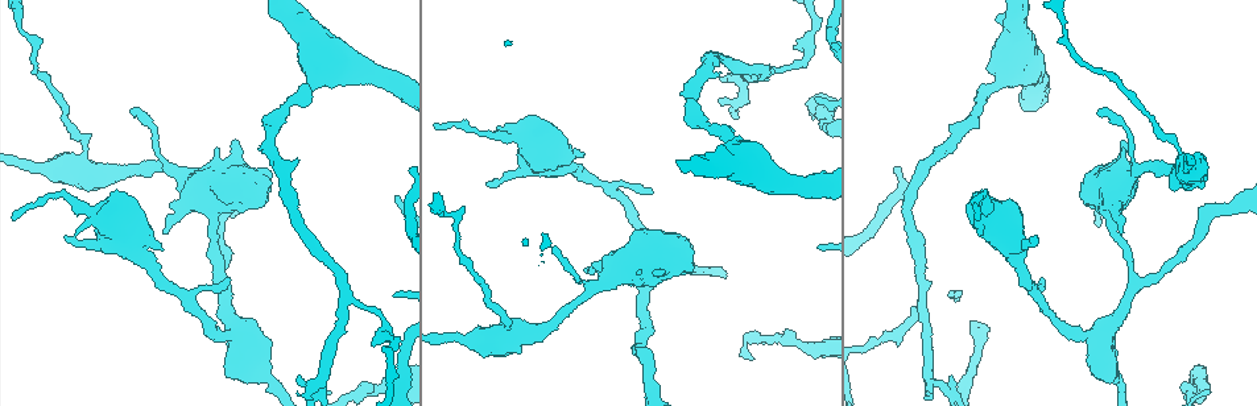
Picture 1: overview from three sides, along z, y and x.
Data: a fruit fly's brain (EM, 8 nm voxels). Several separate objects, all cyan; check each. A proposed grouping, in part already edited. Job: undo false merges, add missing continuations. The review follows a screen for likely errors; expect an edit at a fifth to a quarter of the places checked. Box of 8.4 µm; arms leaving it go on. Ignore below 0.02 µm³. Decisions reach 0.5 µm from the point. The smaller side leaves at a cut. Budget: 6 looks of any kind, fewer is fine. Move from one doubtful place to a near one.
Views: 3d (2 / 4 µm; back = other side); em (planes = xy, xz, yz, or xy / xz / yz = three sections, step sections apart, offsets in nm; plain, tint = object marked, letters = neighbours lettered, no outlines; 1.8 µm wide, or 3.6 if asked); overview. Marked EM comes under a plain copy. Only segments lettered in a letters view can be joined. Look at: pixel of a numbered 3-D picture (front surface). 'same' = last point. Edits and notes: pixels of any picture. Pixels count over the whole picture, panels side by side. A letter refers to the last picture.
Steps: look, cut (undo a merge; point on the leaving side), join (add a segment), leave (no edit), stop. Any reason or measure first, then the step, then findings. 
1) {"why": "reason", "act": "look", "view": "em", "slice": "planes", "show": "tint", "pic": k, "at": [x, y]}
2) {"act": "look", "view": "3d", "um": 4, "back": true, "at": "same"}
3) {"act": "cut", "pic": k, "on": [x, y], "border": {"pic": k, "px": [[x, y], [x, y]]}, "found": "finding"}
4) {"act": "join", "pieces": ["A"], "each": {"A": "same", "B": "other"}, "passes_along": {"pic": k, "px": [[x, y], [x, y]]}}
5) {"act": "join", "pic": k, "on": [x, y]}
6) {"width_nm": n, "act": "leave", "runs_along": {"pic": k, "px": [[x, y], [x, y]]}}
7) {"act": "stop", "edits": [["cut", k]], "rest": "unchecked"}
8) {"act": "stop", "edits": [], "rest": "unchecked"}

{"why": "three arms meet", "act": "look", "view": "3d", "um": 4, "pic": 1, "at": [918, 295]}

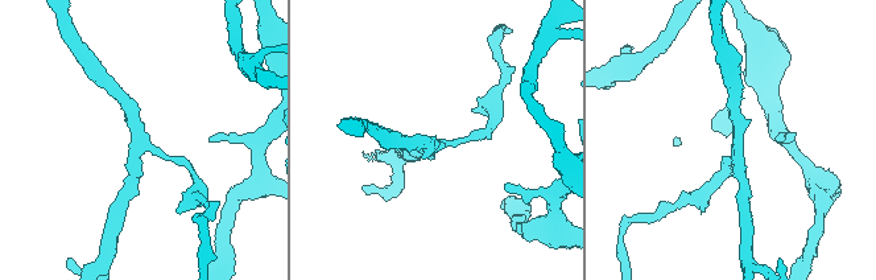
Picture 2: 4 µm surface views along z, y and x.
{"why": "now the EM", "act": "look", "view": "em", "slice": "planes", "show": "letters", "pic": 2, "at": [735, 138]}

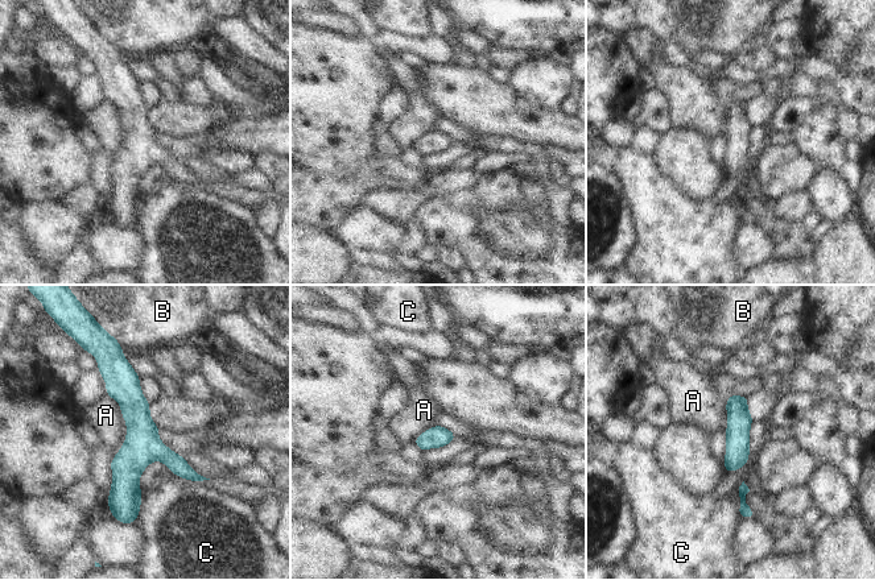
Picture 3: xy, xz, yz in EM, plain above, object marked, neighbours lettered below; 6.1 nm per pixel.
{"arms": 3, "act": "leave", "each": {"A": "other", "B": "other", "C": "other"}, "runs_along": {"pic": 3, "px": [[119, 357], [135, 407], [128, 510]]}, "found": "all the same neuron"}

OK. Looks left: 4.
{"act": "look", "view": "em", "slice": "planes", "show": "tint", "pic": 1, "at": [1108, 369]}

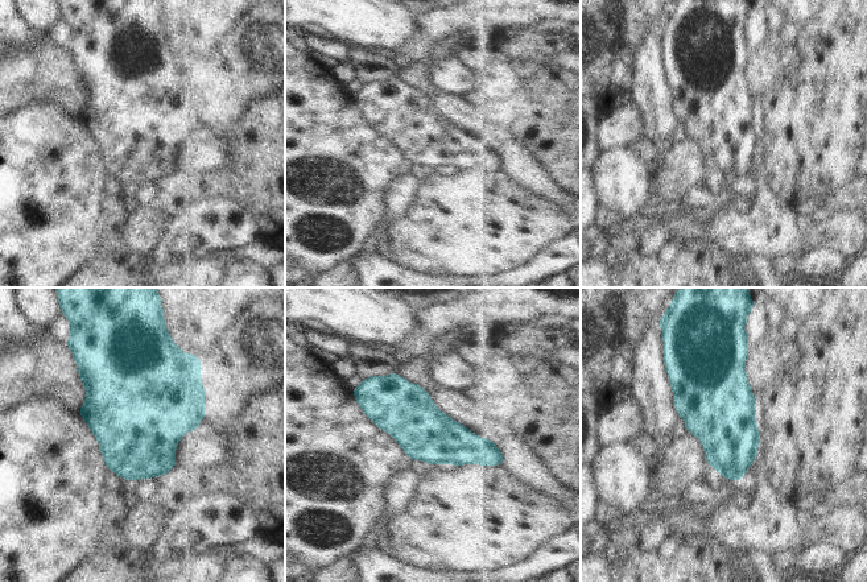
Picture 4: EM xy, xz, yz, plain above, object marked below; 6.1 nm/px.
{"act": "look", "view": "em", "slice": "planes", "show": "letters", "at": "same"}

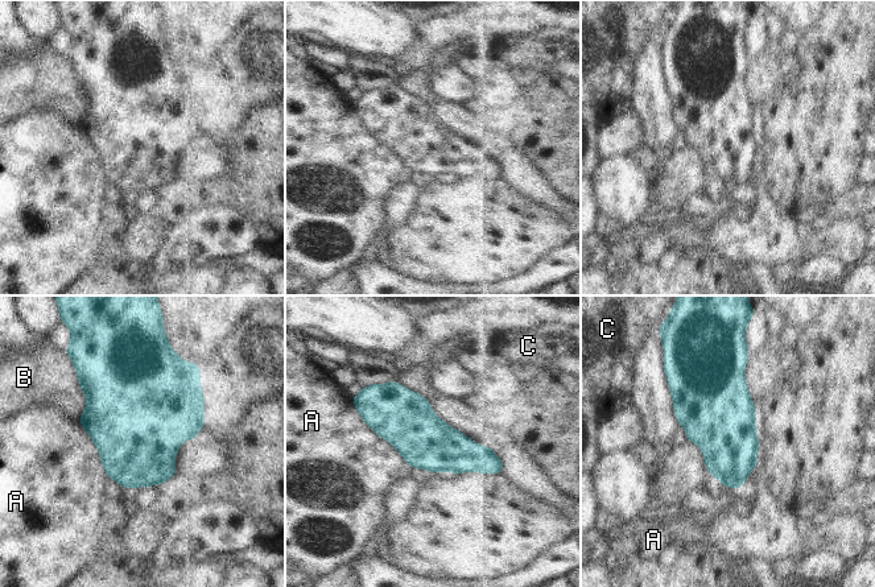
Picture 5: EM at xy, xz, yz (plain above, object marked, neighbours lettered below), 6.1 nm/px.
{"longest_contact_nm": ["A", 550], "act": "leave", "each": {"A": "other", "B": "other", "C": "other"}, "found": "continuous, no second neuron"}

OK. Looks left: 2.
{"why": "end of a long branch", "act": "look", "view": "3d", "um": 2, "pic": 1, "at": [752, 358]}

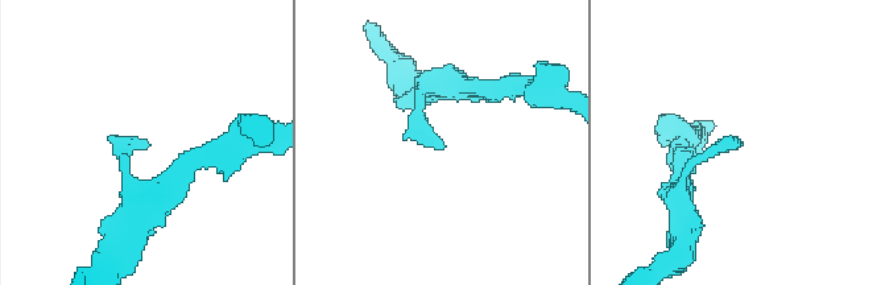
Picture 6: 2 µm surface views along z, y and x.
{"act": "look", "view": "em", "slice": "xy", "step": 16, "show": "letters", "pic": 6, "at": [738, 142]}

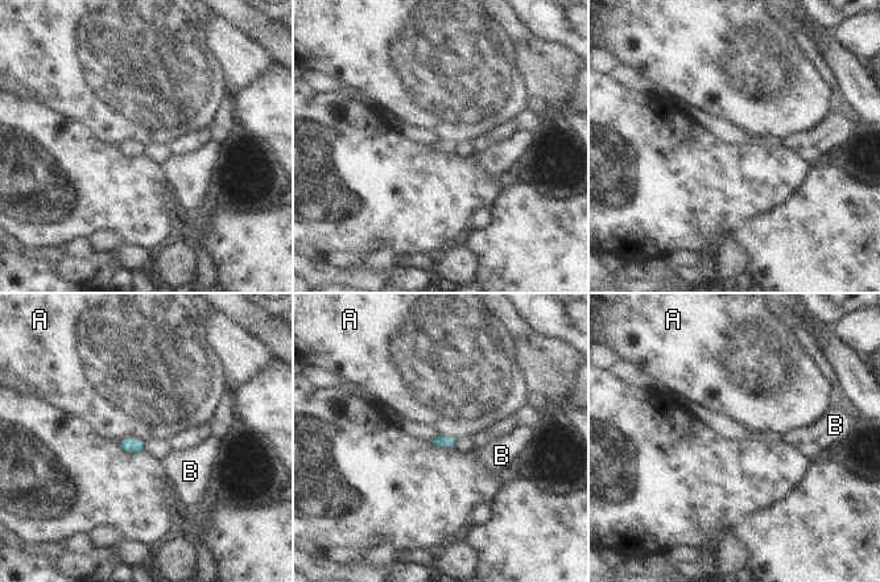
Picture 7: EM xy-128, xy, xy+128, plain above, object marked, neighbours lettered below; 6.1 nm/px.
{"longest_contact_nm": ["A", 170], "act": "leave", "each": {"A": "other", "B": "other"}, "found": "no lettered segment goes on from it"}

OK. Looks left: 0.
{"act": "stop", "edits": [], "rest": "unchecked"}

